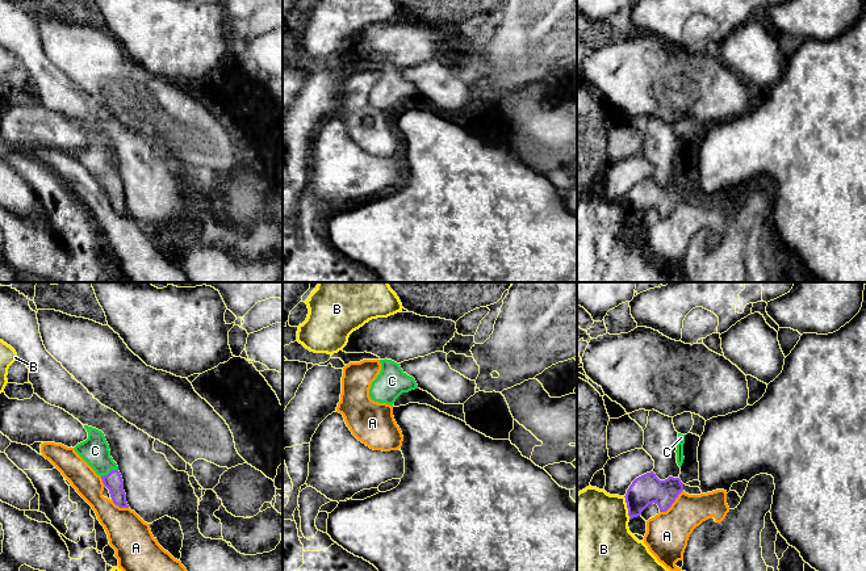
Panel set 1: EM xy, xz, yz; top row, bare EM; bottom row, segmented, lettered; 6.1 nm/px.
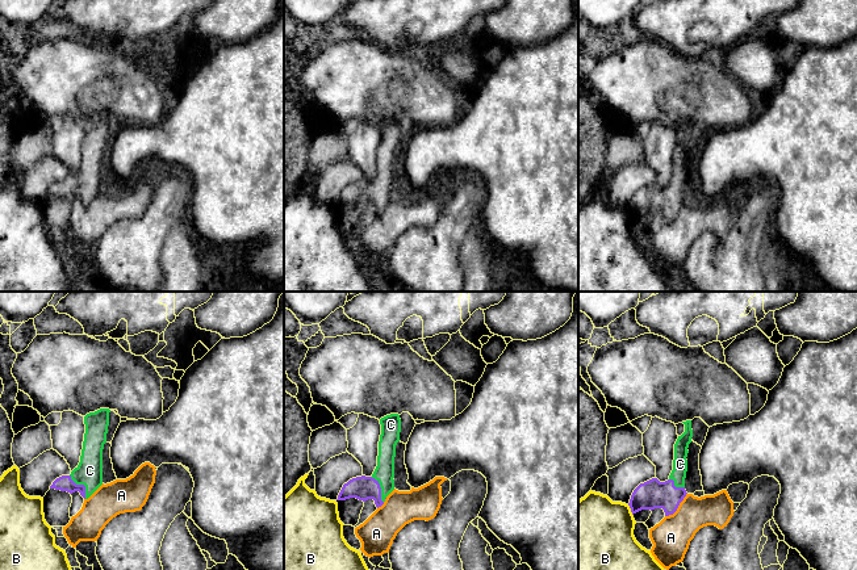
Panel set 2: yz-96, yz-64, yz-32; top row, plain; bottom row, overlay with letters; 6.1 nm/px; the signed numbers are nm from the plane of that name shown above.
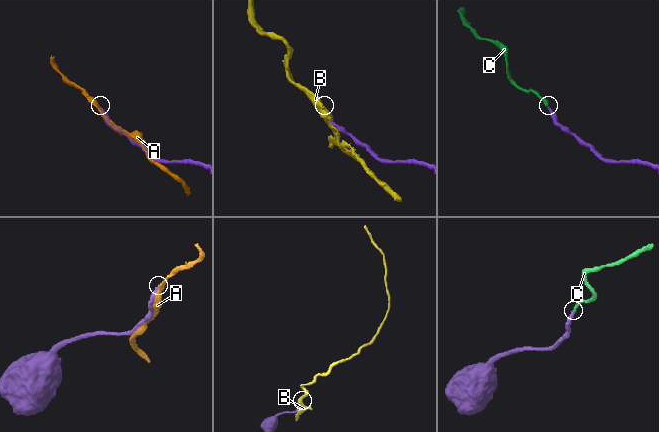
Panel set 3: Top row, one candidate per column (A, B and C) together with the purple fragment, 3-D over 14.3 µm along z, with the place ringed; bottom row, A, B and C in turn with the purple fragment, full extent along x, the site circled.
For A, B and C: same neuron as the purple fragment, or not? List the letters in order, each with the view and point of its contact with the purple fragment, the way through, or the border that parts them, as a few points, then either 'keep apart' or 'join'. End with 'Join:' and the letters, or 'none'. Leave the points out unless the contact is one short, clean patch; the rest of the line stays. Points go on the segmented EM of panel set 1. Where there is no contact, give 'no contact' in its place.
A: yz (673, 502) | keep apart
B: yz (627, 507) | keep apart
C: xy (109, 473) | across xy (113, 481), (109, 473), (95, 450) | join
Join: C

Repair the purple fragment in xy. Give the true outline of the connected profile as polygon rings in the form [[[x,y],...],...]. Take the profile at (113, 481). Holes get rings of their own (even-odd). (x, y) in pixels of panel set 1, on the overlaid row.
[[[84,425],[88,438],[78,444],[75,452],[101,476],[104,486],[109,490],[110,497],[120,508],[129,508],[124,480],[117,463],[110,457],[109,445],[101,431]]]

